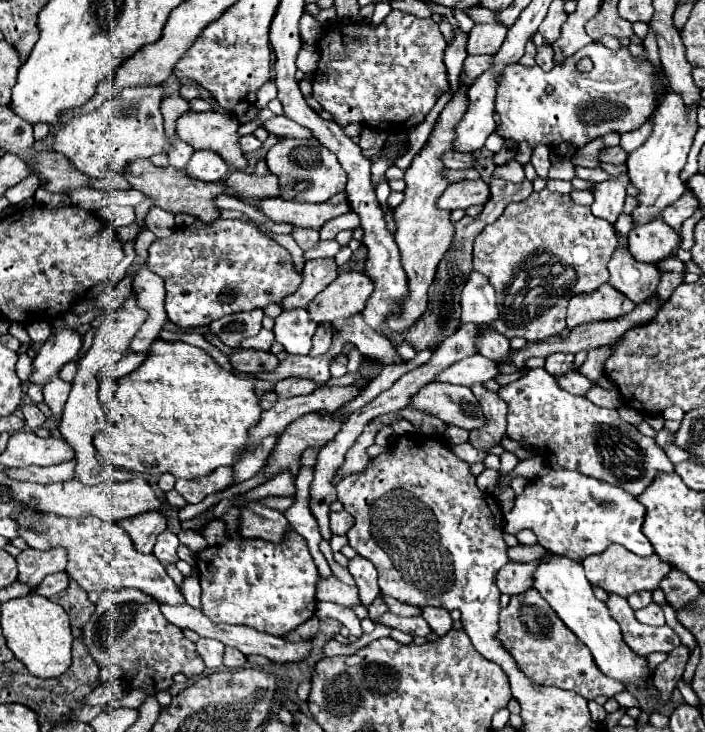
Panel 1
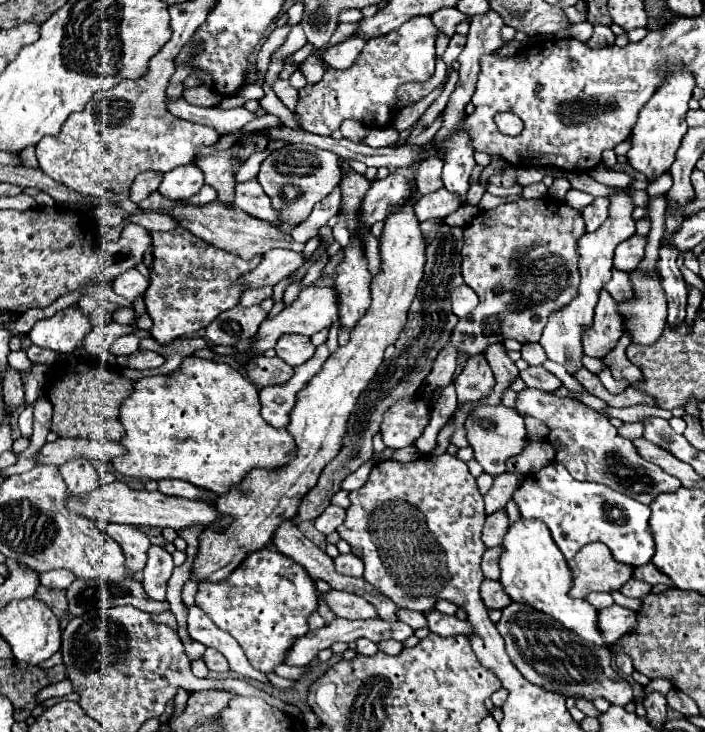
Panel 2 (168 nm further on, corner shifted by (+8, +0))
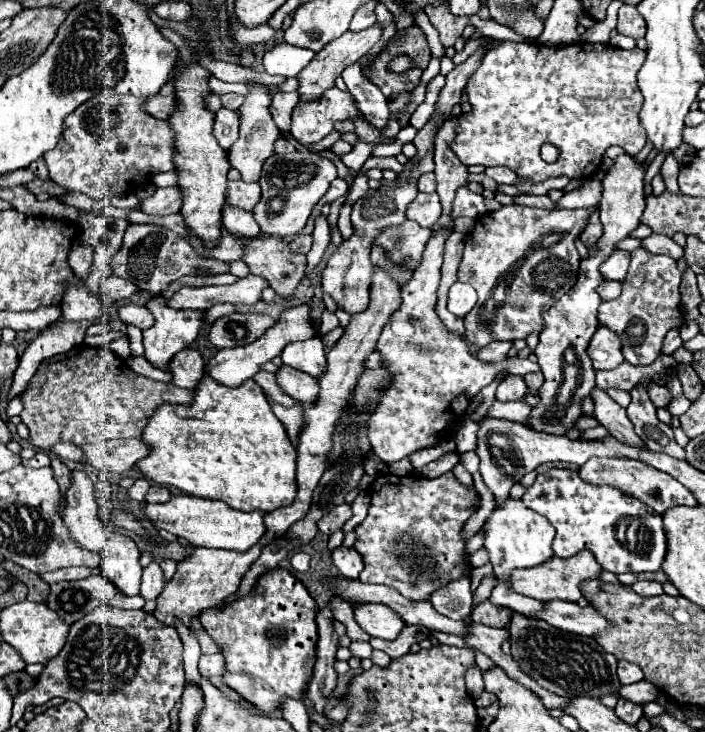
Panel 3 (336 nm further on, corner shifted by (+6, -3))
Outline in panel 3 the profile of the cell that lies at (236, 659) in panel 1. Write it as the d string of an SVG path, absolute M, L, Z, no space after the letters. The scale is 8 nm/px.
M221 653L201 655L201 659L199 659L199 673L201 673L203 677L223 675L223 659L221 659Z

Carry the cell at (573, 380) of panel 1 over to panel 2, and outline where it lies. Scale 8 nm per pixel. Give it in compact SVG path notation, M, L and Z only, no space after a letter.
M529 366L519 376L523 378L523 382L527 386L533 386L533 388L539 388L539 390L547 390L547 392L555 392L555 390L559 390L563 386L563 382L555 374L551 374L549 370L545 370L541 366Z

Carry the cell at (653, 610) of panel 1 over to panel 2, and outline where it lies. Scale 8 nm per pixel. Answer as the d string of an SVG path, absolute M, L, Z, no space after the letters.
M613 604L609 608L599 610L599 626L603 628L603 636L607 636L609 644L615 644L621 634L629 632L637 624L637 612L623 608L619 604Z

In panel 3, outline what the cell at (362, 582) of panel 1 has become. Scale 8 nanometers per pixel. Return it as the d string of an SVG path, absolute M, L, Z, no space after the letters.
M337 547L335 551L333 551L333 563L337 565L337 569L345 575L345 577L349 577L349 579L357 579L359 577L359 573L361 573L361 569L363 569L363 559L361 559L361 555L355 551L355 547Z

